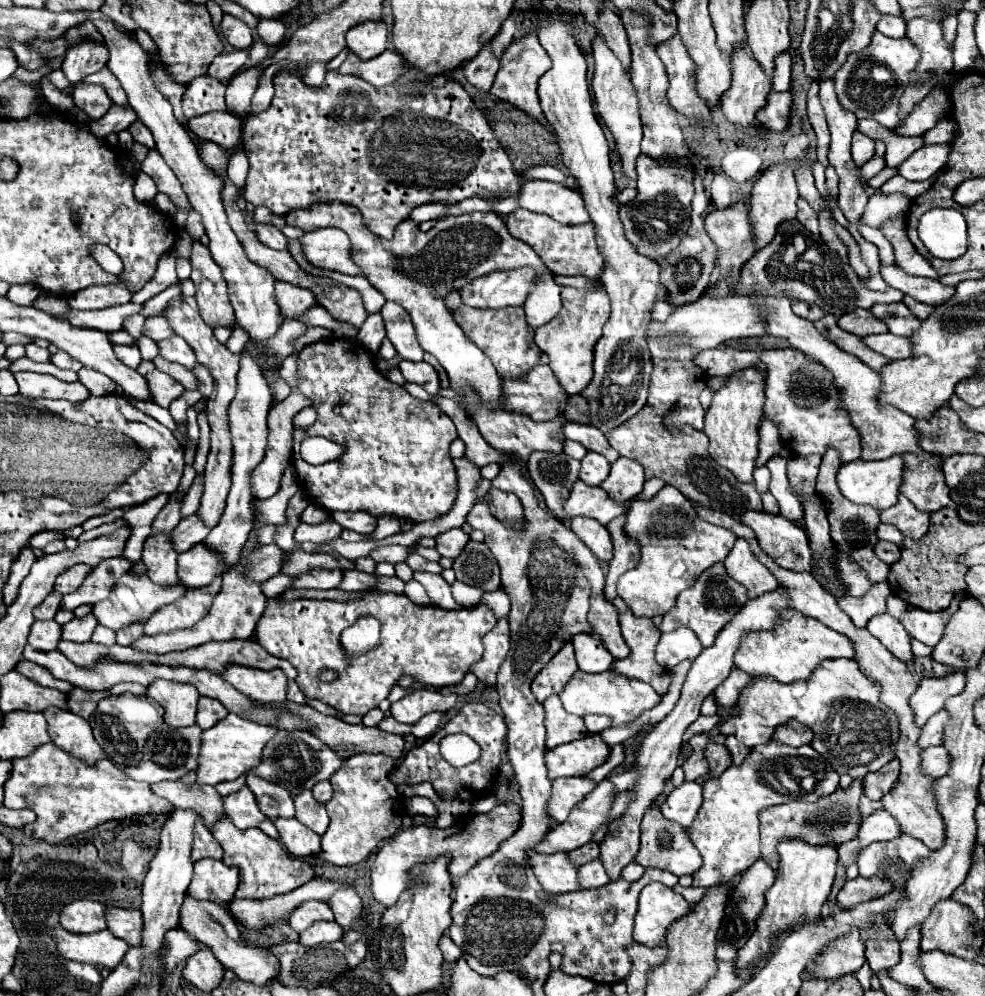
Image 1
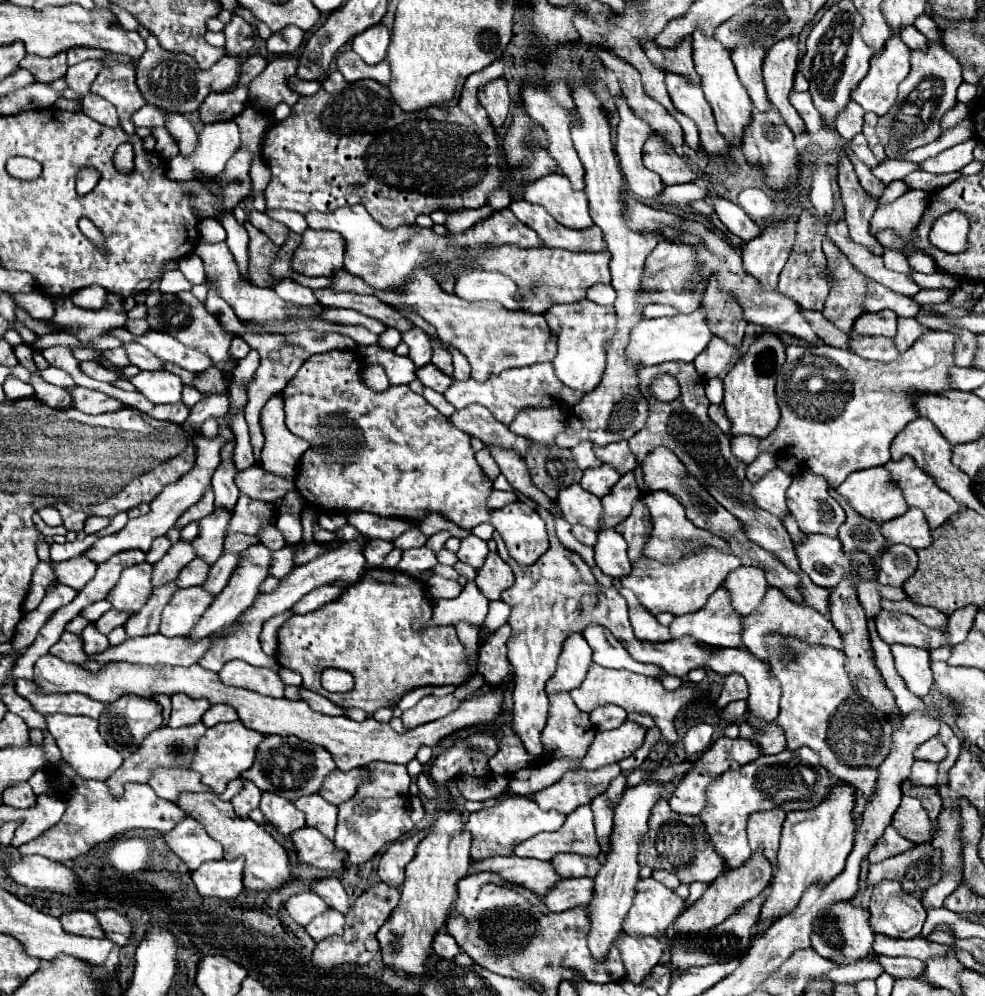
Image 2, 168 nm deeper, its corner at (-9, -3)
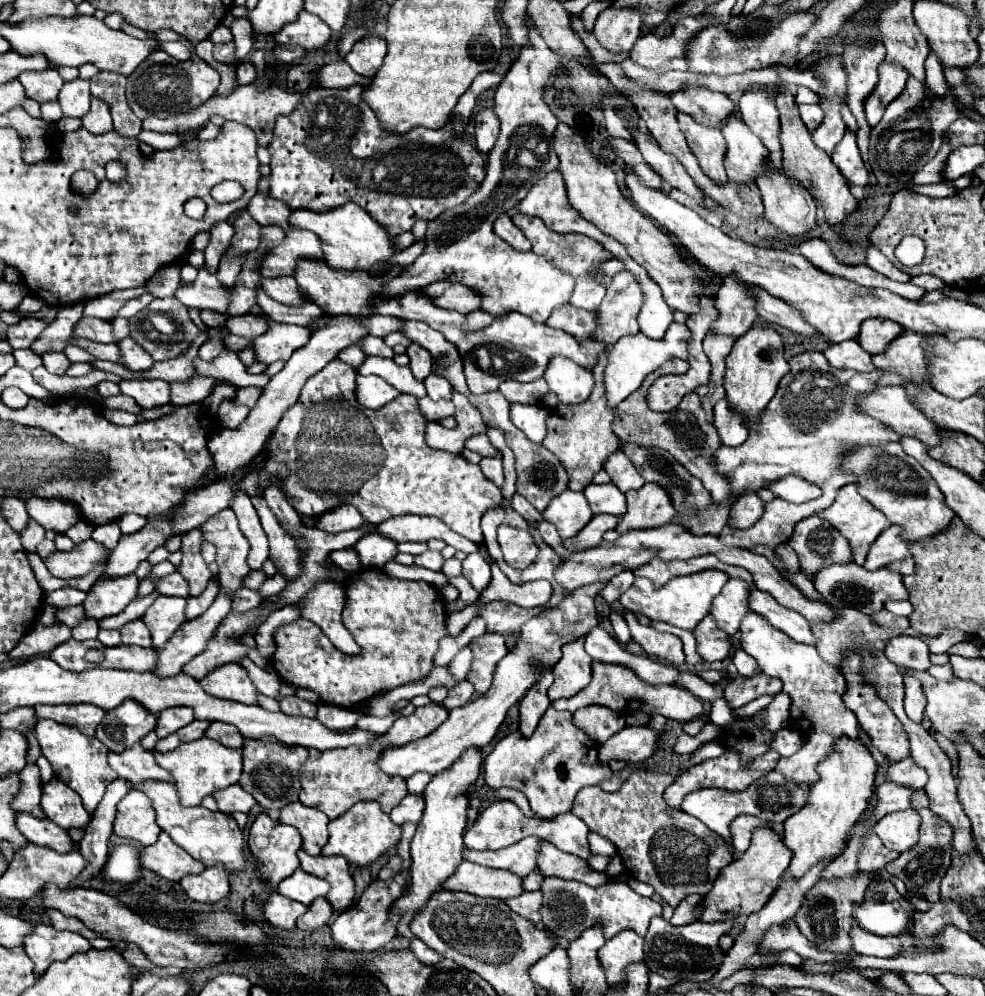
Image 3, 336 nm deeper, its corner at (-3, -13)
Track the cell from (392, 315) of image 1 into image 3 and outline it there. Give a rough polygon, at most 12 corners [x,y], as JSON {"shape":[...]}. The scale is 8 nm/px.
{"shape":[[411,343],[407,355],[413,377],[423,381],[431,373],[433,357]]}

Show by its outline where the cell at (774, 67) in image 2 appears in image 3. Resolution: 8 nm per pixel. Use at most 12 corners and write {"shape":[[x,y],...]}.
{"shape":[[775,93],[783,167],[823,201],[827,221],[857,207],[831,157],[811,141],[795,95]]}

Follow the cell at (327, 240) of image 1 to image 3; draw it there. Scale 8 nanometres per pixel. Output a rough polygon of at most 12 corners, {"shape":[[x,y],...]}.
{"shape":[[293,227],[265,257],[269,279],[293,277],[301,259],[325,261],[319,237]]}

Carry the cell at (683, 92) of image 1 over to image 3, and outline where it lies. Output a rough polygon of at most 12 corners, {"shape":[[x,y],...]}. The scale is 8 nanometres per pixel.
{"shape":[[683,111],[677,121],[701,169],[717,183],[723,169],[721,131]]}

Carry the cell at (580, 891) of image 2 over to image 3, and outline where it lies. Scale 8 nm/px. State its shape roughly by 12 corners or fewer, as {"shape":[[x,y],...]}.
{"shape":[[521,893],[505,901],[517,915],[539,923],[543,895]]}

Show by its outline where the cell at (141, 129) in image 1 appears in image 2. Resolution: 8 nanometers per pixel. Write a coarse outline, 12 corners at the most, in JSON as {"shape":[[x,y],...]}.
{"shape":[[165,127],[153,129],[155,151],[165,161],[179,153]]}

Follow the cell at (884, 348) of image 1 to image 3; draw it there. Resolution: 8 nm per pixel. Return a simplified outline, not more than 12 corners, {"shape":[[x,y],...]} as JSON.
{"shape":[[855,341],[829,345],[823,355],[835,369],[875,371]]}

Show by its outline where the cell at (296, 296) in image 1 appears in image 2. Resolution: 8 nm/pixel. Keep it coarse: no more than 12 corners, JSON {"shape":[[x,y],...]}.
{"shape":[[285,277],[275,291],[281,299],[303,307],[317,305],[313,289]]}

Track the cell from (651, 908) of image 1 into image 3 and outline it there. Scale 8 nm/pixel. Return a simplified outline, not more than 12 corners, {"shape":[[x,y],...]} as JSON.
{"shape":[[547,877],[543,925],[573,941],[599,921],[607,939],[645,935],[661,903],[627,883]]}

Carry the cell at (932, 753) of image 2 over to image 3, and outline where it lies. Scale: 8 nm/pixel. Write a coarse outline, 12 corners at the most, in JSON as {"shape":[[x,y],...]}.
{"shape":[[911,757],[891,765],[887,779],[923,789],[927,771]]}

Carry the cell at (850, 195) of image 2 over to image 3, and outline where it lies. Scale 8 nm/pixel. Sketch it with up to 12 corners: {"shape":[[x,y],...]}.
{"shape":[[867,249],[867,265],[893,281],[909,281],[911,275],[893,267],[879,249]]}

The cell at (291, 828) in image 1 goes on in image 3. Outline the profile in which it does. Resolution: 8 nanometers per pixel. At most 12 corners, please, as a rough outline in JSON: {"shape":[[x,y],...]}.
{"shape":[[297,853],[301,869],[331,885],[333,911],[353,905],[355,885],[343,857]]}

